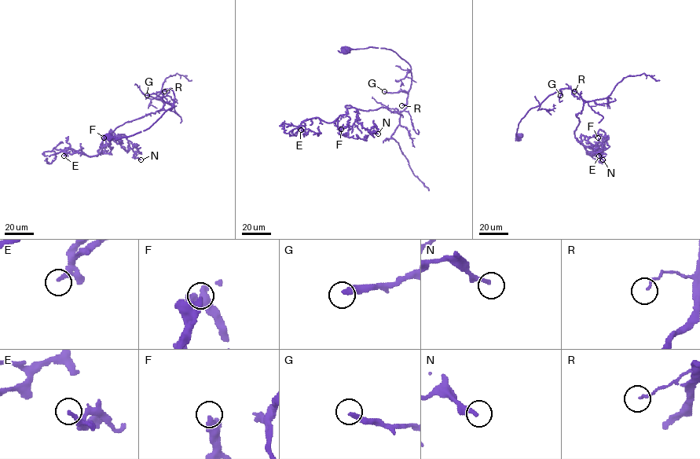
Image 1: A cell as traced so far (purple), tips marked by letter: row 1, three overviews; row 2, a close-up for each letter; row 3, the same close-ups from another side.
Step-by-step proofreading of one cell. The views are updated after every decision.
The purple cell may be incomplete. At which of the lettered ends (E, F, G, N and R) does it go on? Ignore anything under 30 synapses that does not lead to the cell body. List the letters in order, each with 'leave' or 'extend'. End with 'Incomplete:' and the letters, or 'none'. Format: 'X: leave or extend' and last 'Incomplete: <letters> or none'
E: leave
F: leave
G: extend
N: leave
R: leave
Incomplete: G

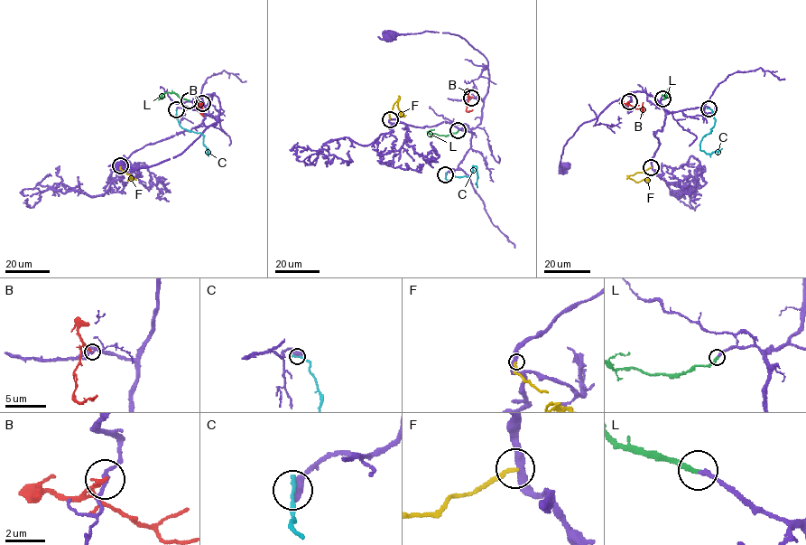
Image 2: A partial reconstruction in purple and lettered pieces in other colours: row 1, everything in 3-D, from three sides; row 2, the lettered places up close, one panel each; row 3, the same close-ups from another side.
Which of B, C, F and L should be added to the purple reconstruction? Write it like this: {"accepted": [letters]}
{"accepted": ["L"]}

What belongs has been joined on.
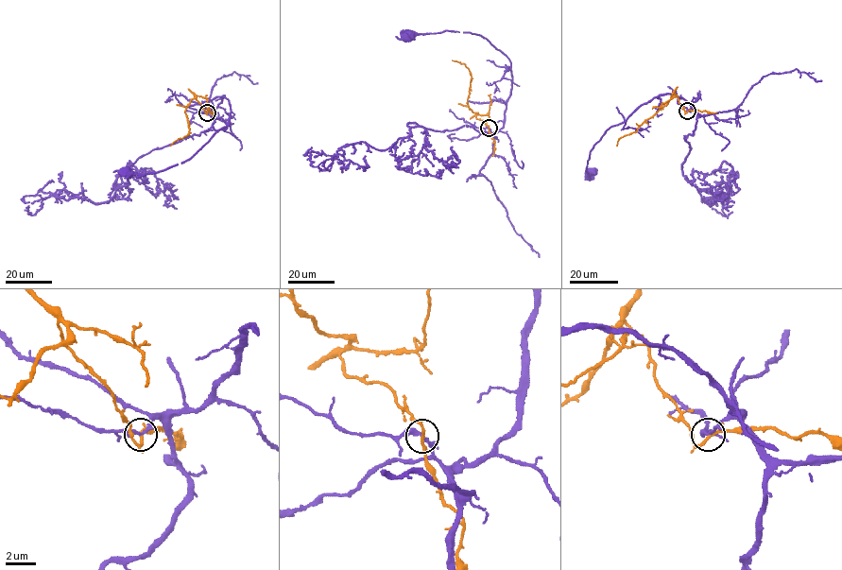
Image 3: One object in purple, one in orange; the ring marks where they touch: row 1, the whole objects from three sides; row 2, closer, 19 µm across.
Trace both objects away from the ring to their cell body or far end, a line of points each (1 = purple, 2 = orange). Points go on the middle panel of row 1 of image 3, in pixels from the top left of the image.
1: (489, 128), (497, 132), (502, 128), (511, 84), (509, 60), (485, 38), (469, 32), (409, 33), (408, 37)
2: (489, 128), (467, 104), (471, 74), (464, 63), (452, 60)

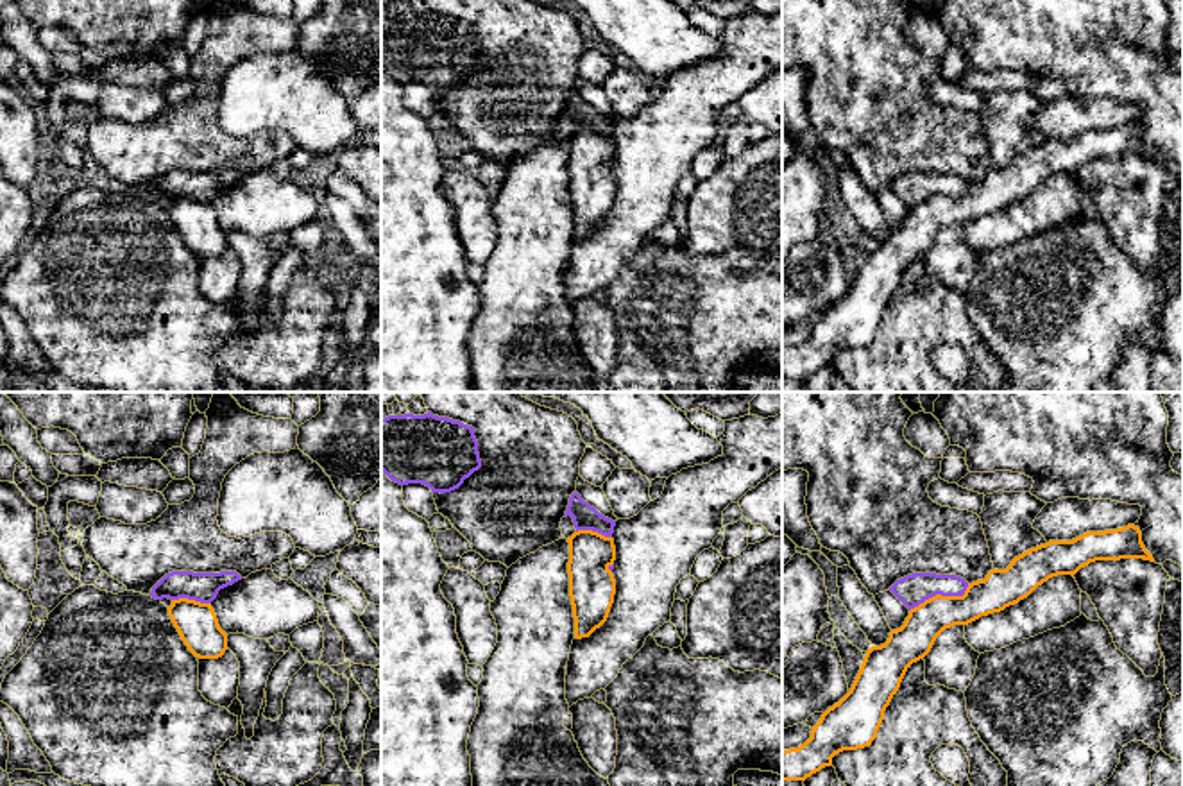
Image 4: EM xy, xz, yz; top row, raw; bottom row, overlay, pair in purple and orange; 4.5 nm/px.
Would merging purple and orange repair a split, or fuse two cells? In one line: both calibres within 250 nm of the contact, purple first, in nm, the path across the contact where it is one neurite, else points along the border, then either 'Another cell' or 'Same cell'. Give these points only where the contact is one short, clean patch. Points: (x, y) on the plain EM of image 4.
Thickness 140 nm (purple) against 170 nm. Boundary: yz (969, 183), (961, 194), (933, 194), (910, 210). Another cell

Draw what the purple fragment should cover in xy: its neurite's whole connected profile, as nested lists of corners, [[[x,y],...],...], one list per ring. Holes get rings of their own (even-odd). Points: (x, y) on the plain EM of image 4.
[[[172,170],[165,174],[150,190],[156,199],[188,197],[200,202],[211,202],[218,190],[242,179],[236,170],[193,172]]]

